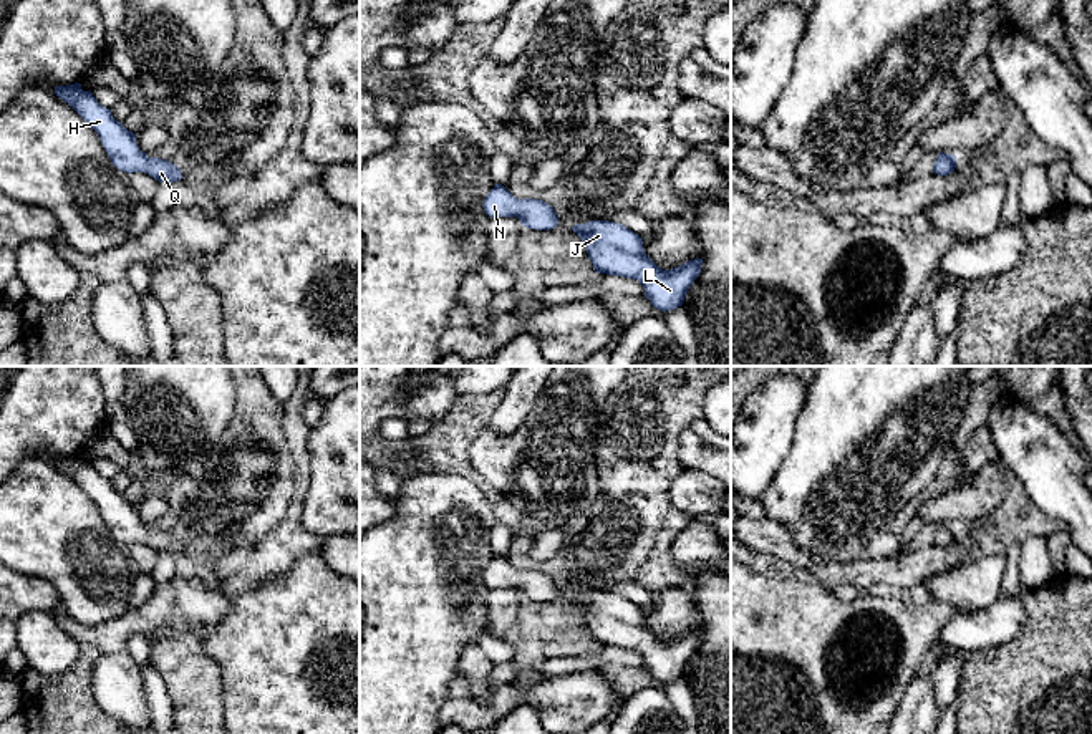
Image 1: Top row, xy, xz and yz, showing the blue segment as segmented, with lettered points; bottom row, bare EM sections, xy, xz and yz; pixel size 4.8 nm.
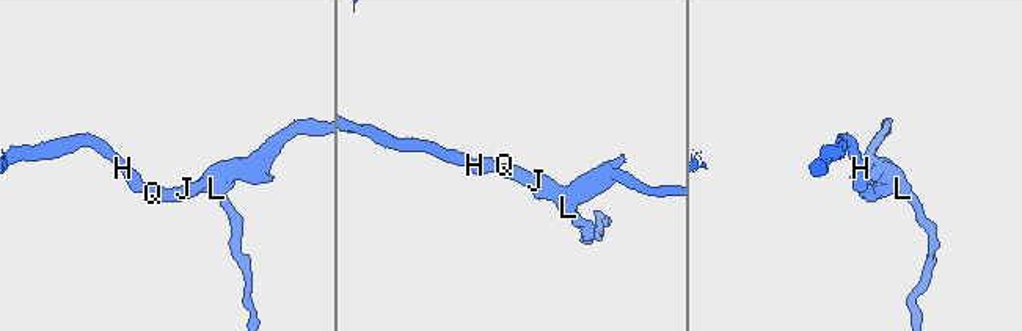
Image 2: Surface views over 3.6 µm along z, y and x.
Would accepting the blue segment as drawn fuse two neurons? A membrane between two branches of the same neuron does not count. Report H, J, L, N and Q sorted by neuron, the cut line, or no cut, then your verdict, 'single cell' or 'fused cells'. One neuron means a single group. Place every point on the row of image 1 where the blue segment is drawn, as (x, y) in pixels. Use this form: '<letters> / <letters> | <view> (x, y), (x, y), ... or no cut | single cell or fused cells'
H J L N Q | no cut | single cell

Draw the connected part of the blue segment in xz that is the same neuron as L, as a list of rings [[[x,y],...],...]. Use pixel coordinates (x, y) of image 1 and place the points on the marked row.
[[[590,220],[572,230],[583,240],[597,273],[638,280],[645,297],[661,311],[683,305],[689,287],[701,273],[703,258],[689,260],[671,270],[660,268],[643,249],[643,239],[621,224]]]

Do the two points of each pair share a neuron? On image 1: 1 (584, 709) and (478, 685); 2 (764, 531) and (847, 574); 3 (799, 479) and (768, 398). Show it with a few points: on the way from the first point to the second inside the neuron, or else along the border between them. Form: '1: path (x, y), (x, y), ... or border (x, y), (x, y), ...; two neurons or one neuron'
1: border (489, 693), (491, 696); two neurons
2: path (784, 547), (811, 569), (827, 574); one neuron
3: border (799, 415), (794, 424), (792, 444), (768, 484); two neurons

